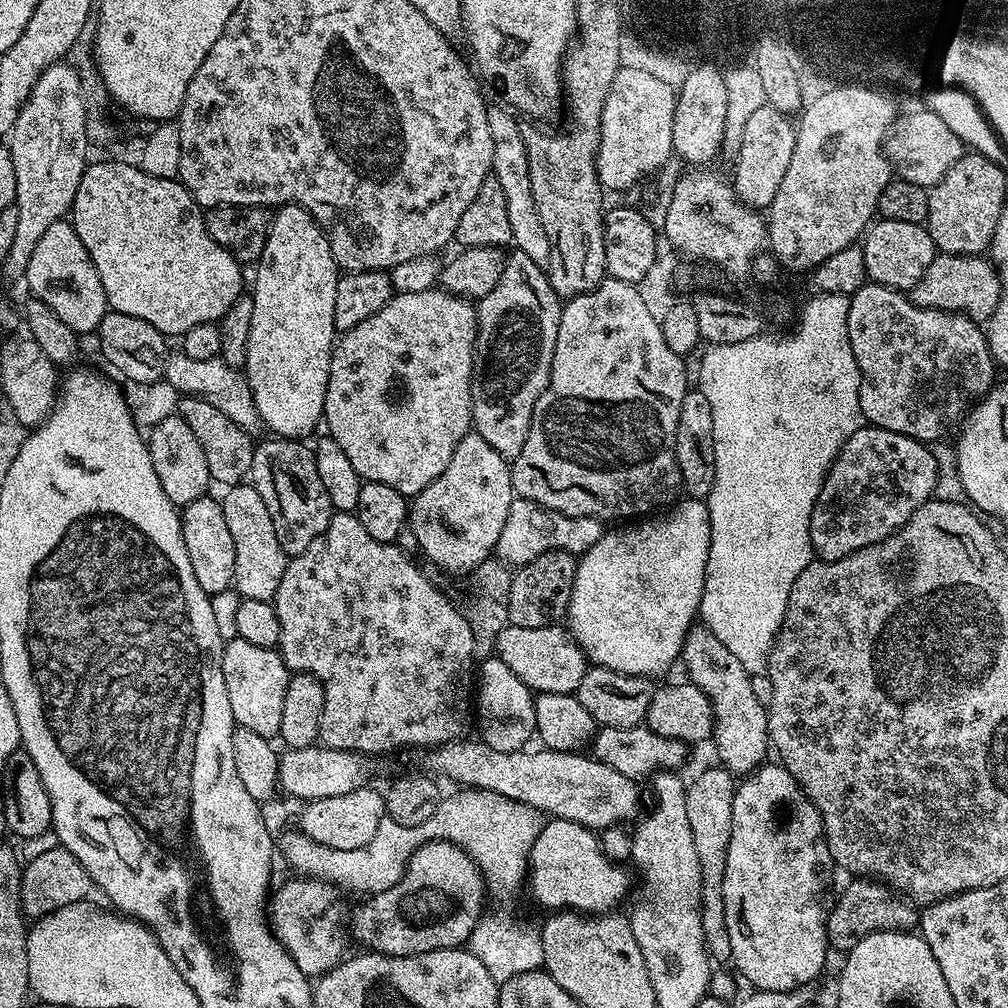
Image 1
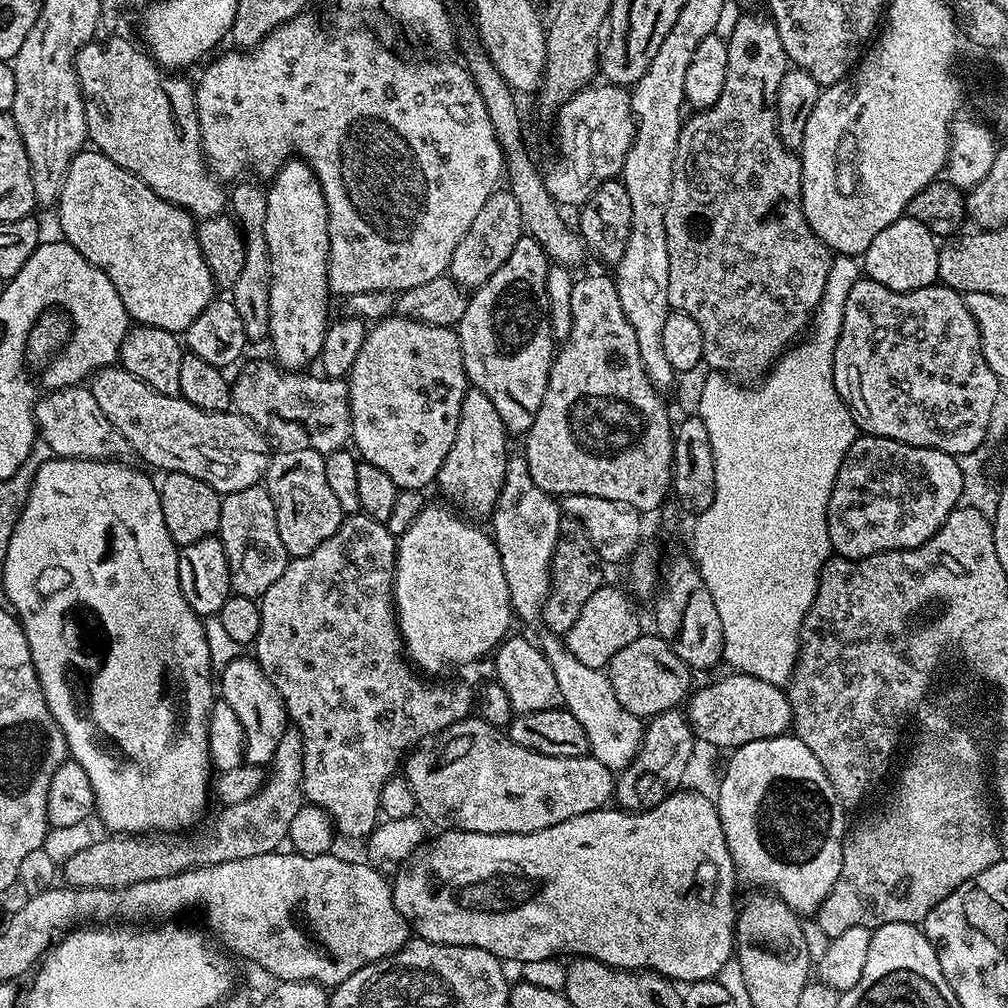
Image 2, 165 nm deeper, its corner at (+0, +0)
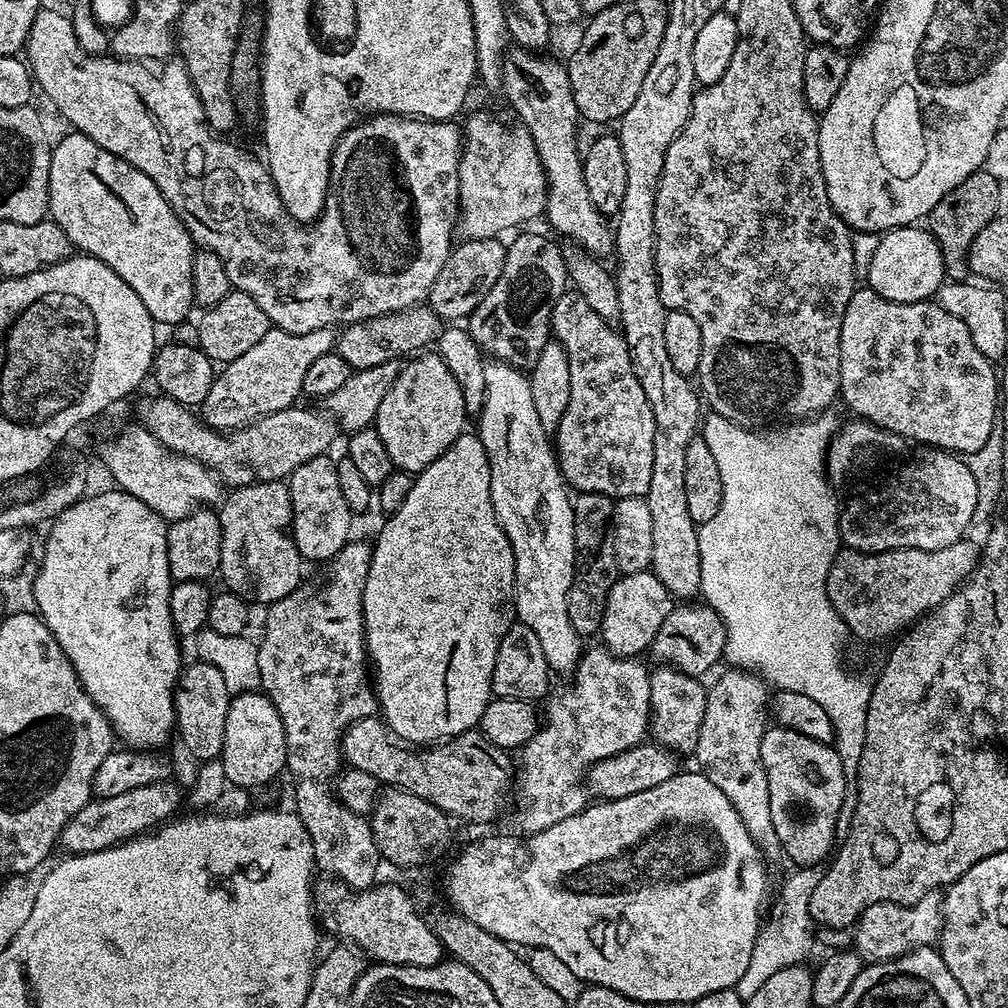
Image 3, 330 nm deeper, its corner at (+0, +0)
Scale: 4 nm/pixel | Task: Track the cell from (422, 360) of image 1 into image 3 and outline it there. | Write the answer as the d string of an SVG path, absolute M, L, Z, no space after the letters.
M416 354L401 367L394 386L390 386L374 421L376 433L386 445L393 465L399 471L419 474L430 466L459 436L465 435L464 419L469 419L462 398L462 386L454 382L450 366L438 354Z

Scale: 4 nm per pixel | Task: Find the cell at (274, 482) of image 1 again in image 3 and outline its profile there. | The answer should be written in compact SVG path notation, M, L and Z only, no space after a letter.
M325 454L302 462L286 483L292 502L292 540L305 561L324 560L330 562L348 545L352 532L354 513L342 498L342 486L338 482L336 460Z

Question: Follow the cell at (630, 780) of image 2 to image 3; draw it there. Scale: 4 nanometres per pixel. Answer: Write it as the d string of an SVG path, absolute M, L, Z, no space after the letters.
M660 666L650 674L650 732L661 746L682 755L693 753L706 712L707 687L697 677L686 675L671 666Z

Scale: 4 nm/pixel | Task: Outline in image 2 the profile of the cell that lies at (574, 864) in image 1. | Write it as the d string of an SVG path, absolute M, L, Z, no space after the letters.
M677 790L671 796L659 802L658 805L645 812L625 812L616 806L608 806L599 812L591 812L590 814L582 814L578 818L570 818L566 822L558 822L558 826L550 826L546 830L538 830L523 836L522 834L478 834L477 832L454 832L451 830L441 831L440 836L433 838L429 844L421 843L408 856L403 864L395 869L396 880L391 881L392 897L394 898L394 906L398 906L398 914L402 914L402 918L408 921L408 927L421 940L429 940L435 944L445 944L446 946L466 946L467 948L481 948L490 954L494 954L497 960L501 962L509 962L508 960L517 960L520 966L529 964L530 962L538 962L539 960L550 960L559 957L559 952L565 952L568 958L579 958L581 956L589 956L592 960L597 960L603 964L609 964L612 968L623 968L625 970L647 970L655 972L658 976L663 976L673 982L691 982L693 980L711 980L719 977L720 971L730 963L734 956L734 941L736 938L736 913L738 911L738 900L736 904L736 888L738 889L738 881L736 878L736 867L730 858L730 850L726 846L726 840L722 834L722 822L718 818L718 810L715 803L711 799L689 790Z

